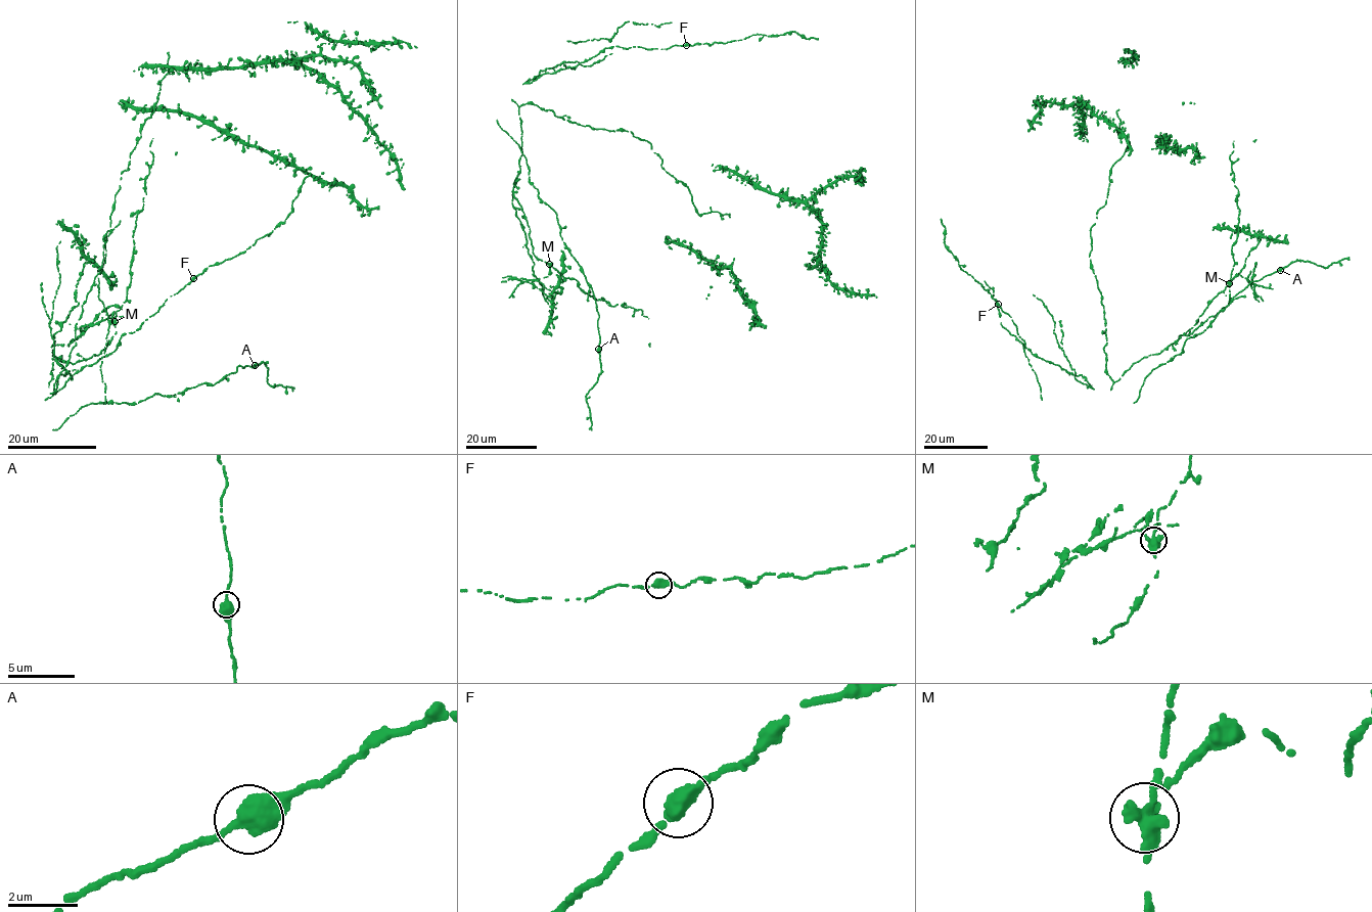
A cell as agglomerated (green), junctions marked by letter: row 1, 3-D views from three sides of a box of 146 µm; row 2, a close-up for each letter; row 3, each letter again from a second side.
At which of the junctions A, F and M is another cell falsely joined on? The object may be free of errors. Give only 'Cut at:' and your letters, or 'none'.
Cut at: M

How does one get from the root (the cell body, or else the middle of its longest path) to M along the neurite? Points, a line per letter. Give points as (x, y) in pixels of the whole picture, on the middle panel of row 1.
M: (595, 129), (564, 120), (535, 104), (519, 106), (522, 152), (512, 194), (530, 228), (534, 255), (549, 264)

